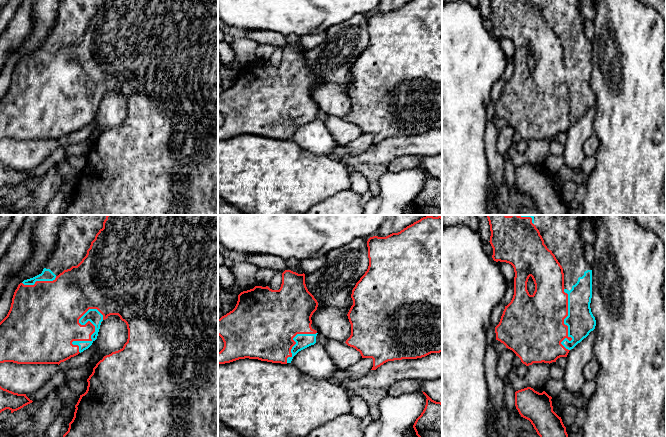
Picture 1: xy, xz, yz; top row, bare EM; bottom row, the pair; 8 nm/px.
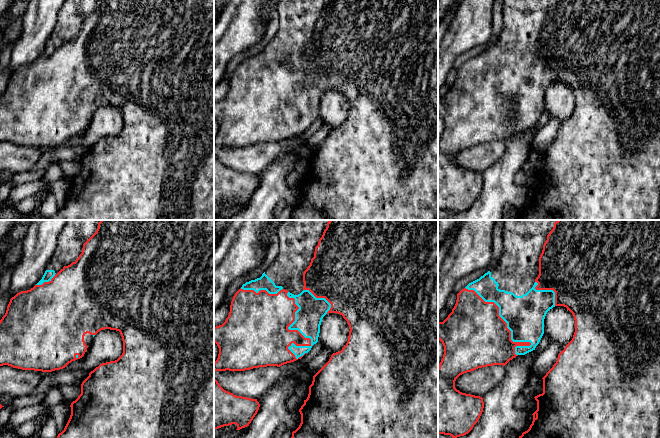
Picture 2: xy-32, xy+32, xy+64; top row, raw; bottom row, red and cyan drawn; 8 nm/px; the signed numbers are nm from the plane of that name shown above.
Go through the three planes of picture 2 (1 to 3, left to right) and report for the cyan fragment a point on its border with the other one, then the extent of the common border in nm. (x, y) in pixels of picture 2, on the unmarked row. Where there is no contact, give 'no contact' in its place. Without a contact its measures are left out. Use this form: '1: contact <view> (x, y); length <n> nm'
1: contact xy-32 (46, 58); length 190 nm
2: contact xy+32 (298, 107); length 550 nm
3: contact xy+64 (500, 93); length 700 nm

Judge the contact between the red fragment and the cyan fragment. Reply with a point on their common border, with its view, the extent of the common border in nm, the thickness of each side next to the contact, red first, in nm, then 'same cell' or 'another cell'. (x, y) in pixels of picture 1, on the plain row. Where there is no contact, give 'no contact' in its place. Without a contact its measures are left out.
meets red in xy at (94, 107); contact 380 nm long; 260 nm thick on the red side, 110 nm on the other; same cell

